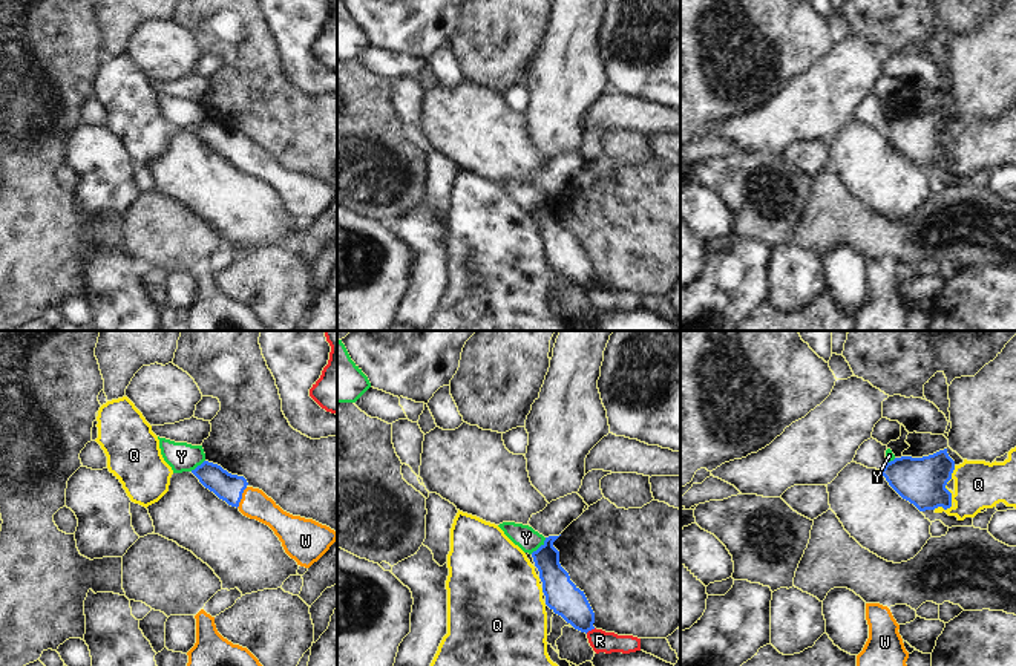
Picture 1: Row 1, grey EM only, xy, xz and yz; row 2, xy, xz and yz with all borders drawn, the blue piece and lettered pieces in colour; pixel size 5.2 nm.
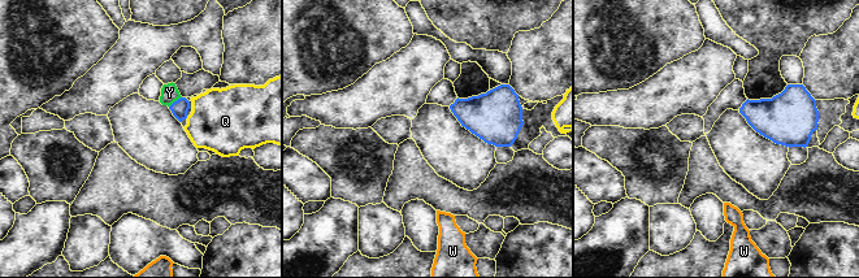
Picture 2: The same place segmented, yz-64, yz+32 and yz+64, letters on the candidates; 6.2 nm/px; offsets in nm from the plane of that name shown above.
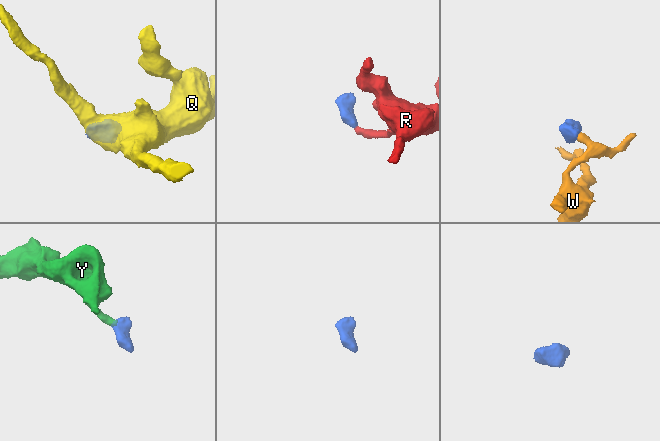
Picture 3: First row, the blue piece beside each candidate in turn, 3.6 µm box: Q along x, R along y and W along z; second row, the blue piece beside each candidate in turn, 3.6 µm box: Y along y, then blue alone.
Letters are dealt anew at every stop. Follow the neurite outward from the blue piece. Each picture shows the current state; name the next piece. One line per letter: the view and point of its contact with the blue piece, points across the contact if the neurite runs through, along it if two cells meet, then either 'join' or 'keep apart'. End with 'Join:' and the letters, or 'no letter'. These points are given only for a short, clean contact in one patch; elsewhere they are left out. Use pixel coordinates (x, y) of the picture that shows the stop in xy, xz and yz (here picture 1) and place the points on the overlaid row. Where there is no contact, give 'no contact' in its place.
Q: meets blue in yz at (950, 495); border along yz (955, 466), (946, 484), (950, 493), (950, 506), (934, 509); keep apart
R: meets blue in xz at (590, 630); border along xz (595, 628), (586, 633); keep apart
W: meets blue in xy at (241, 498); runs through xy (229, 487), (241, 498), (255, 504); join
Y: meets blue in xz at (540, 547); border along xz (546, 538), (530, 553); keep apart
Join: W

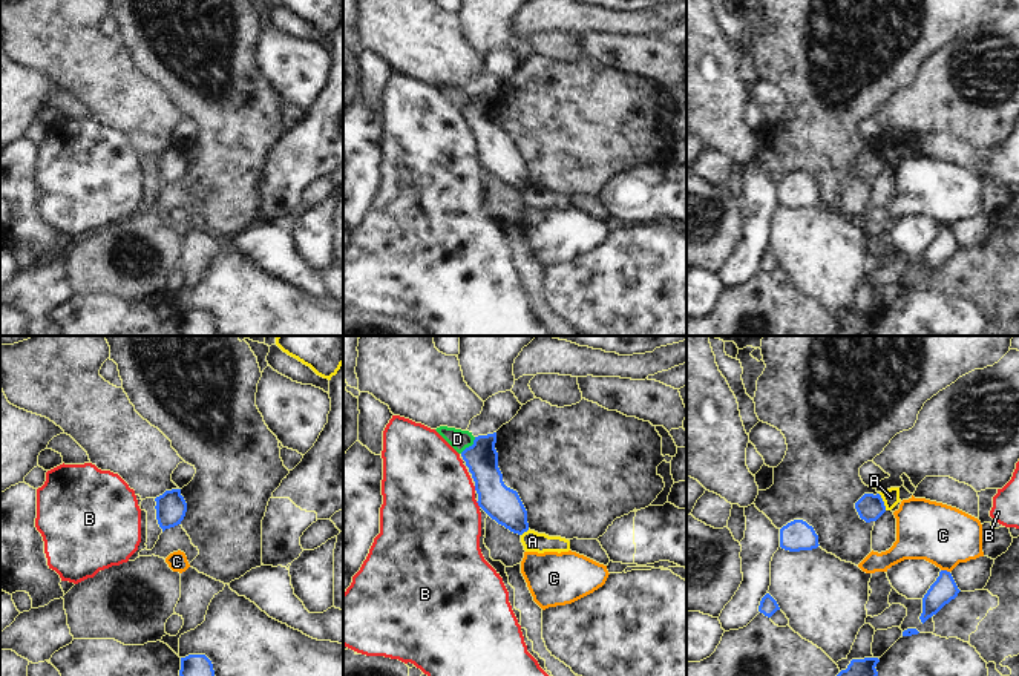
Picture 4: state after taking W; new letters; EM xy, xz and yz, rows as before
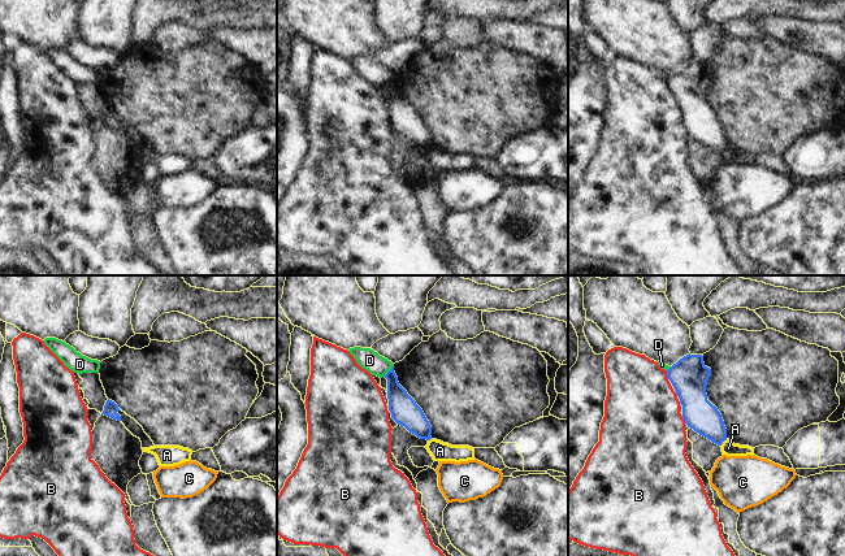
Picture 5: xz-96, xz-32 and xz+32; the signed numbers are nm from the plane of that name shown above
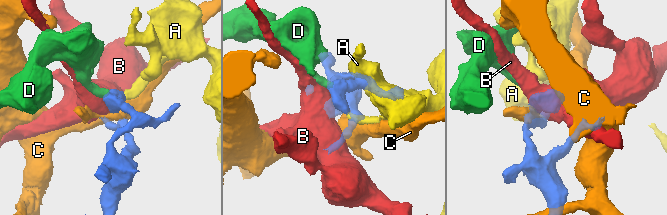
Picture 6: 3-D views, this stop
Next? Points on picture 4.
A: meets blue in yz at (883, 502); border along yz (878, 492), (886, 509); keep apart
B: meets blue in xz at (478, 505); border along xz (475, 502), (480, 506); keep apart
C: meets blue in yz at (946, 570); keep apart
D: meets blue in xz at (469, 446); border along xz (475, 437), (460, 452); keep apart
Join: no letter

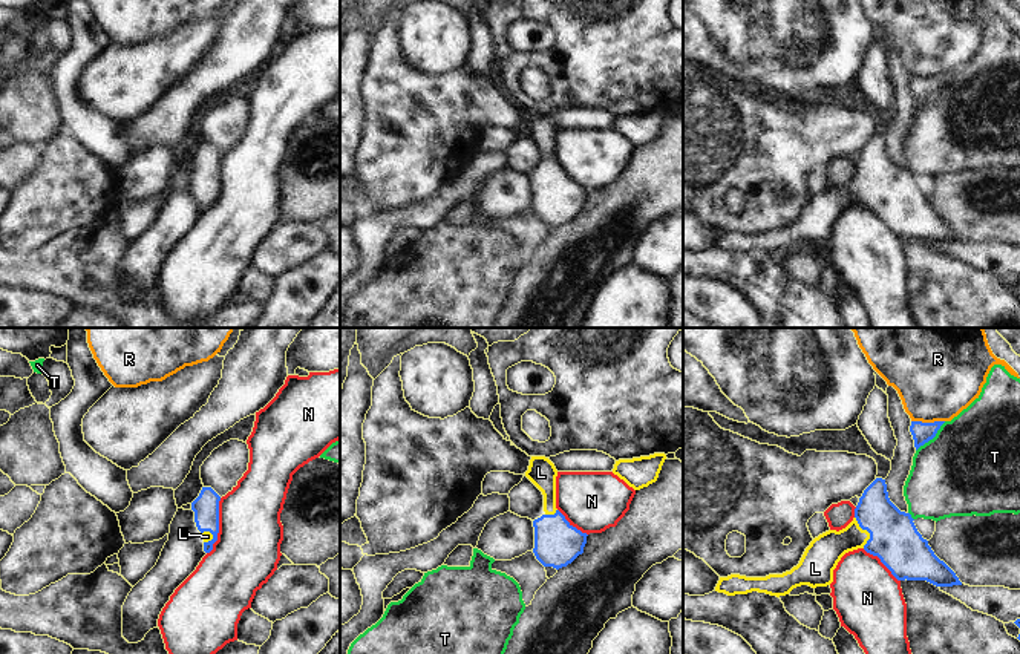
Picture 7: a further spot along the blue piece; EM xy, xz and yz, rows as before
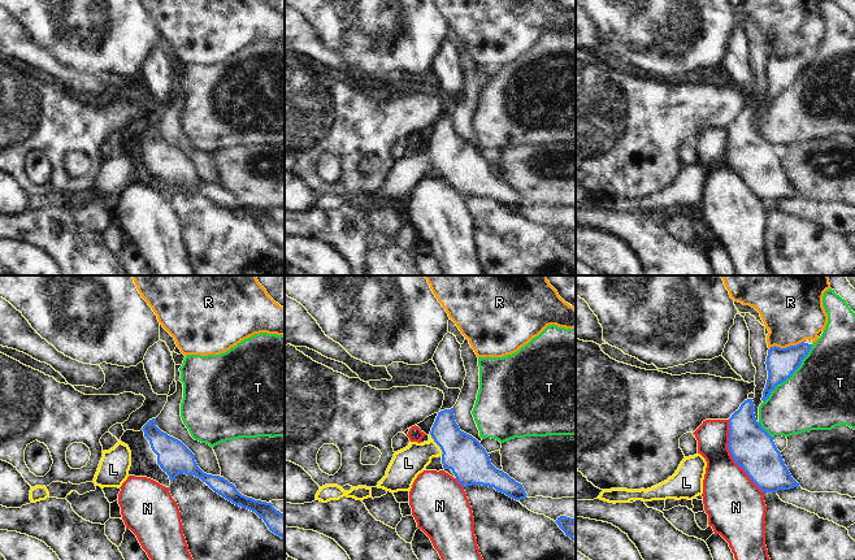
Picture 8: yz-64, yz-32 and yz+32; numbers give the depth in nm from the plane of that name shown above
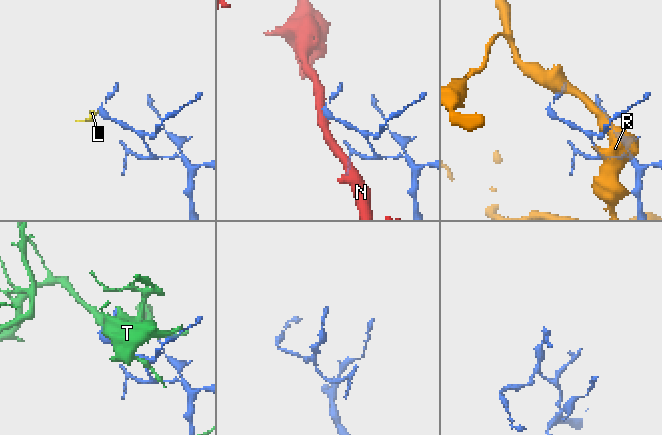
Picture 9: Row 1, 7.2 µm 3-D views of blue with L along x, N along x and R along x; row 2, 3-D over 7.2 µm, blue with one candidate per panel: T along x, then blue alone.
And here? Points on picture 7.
L: meets blue in yz at (867, 530); runs through yz (895, 539), (884, 530), (867, 530), (826, 550); join
N: meets blue in xy at (218, 526); border along xy (221, 498), (218, 539), (207, 553); keep apart
R: meets blue in yz at (928, 423); border along yz (912, 420), (944, 421); keep apart
T: meets blue in yz at (931, 438); keep apart
Join: L

